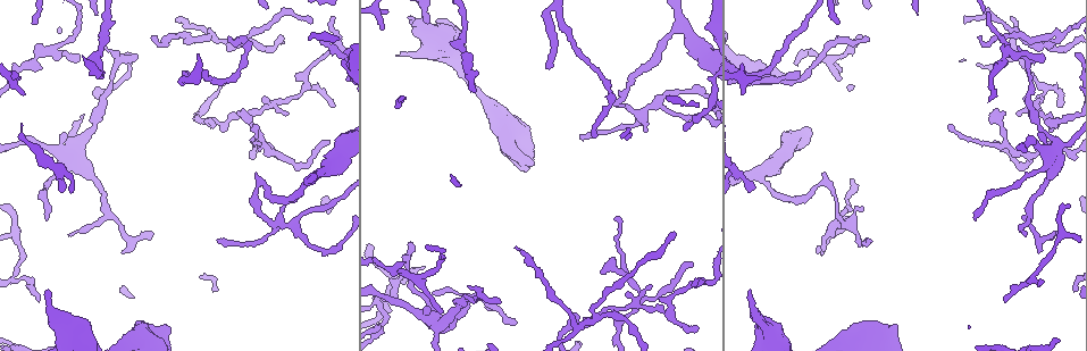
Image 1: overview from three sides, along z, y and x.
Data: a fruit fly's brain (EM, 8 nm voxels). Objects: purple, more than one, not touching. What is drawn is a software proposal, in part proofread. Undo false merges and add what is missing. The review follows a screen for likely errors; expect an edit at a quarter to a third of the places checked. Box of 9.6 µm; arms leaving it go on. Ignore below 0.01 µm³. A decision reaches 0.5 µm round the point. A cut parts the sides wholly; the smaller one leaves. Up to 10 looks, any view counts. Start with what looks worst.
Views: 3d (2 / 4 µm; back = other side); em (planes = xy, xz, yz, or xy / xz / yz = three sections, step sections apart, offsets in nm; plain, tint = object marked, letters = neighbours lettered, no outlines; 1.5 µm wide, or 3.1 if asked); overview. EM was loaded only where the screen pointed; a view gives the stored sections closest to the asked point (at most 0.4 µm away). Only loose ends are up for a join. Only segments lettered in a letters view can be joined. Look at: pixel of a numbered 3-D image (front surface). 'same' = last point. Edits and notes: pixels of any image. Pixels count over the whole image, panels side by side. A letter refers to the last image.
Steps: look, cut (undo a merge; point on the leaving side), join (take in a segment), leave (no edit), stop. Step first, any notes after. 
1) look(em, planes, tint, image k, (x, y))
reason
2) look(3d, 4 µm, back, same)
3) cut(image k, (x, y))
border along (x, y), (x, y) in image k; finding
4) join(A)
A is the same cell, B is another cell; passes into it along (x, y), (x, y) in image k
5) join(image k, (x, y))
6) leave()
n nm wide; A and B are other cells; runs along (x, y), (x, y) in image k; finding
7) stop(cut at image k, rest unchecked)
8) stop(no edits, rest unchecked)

look(3d, 2 µm, image 1, (286, 115))
tapers out

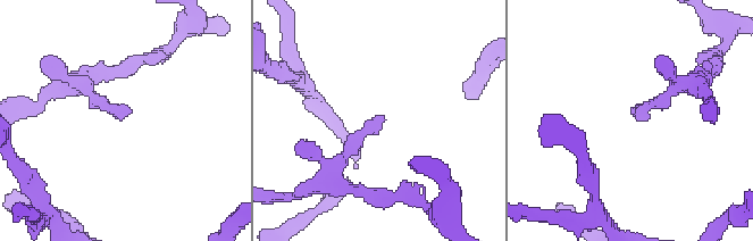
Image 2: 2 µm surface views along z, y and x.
look(em, planes, letters, image 2, (383, 118))

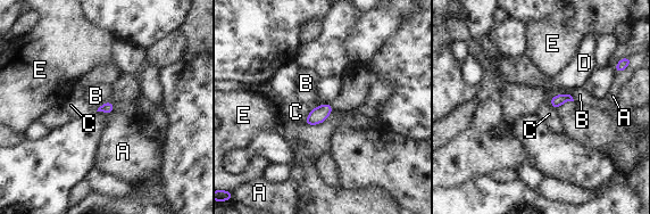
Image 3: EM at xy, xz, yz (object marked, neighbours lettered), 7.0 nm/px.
leave()
B touches over 180 nm; A, B, C, D and E are other cells; border along (113, 110), (109, 114) in image 3; no lettered segment goes on from it

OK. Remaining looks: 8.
look(3d, 4 µm, image 1, (411, 16))
an open end

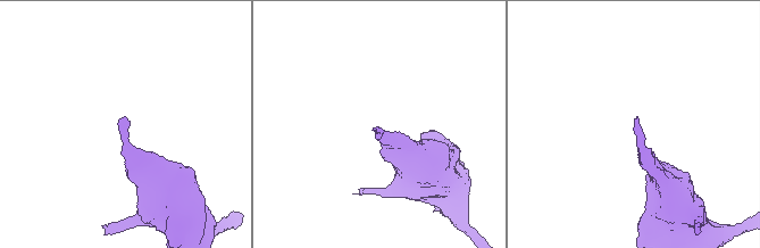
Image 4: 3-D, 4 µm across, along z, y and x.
look(em, planes, letters, image 4, (635, 118))

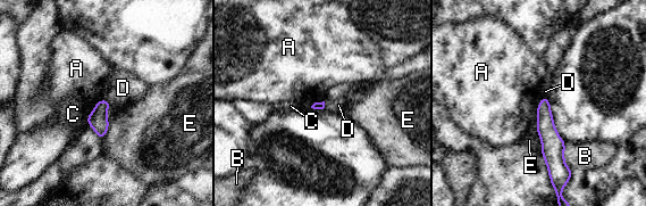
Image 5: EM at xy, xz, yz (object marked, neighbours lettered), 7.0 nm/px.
leave()
A touches over 190 nm; A, B, C, D and E are other cells; no lettered segment goes on from it

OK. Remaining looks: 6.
look(em, xz, step 8, letters, image 1, (468, 285))
branch stops here

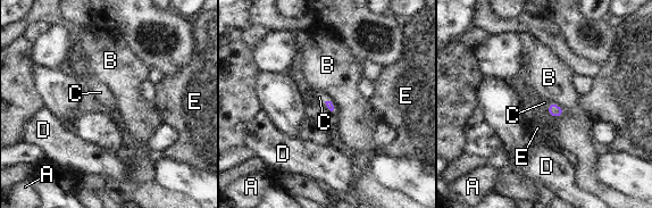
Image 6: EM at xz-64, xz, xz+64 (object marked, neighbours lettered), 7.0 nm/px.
join(C)
C is the same cell, A, B, D and E are other cells; passes into it along (553, 109), (550, 113), (544, 102) in image 6; the neuron continues

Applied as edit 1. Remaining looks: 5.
look(overview)
see it whole again

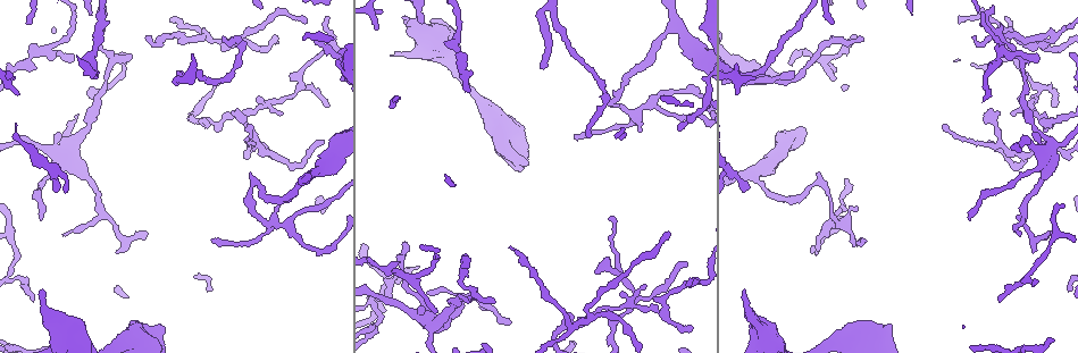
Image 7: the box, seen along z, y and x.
look(em, planes, letters, image 7, (541, 67))
thin end

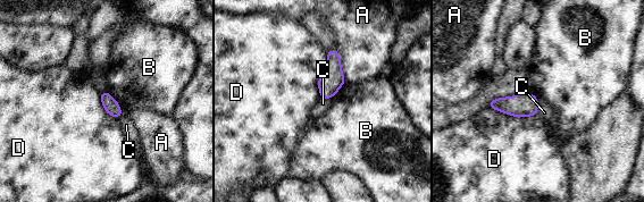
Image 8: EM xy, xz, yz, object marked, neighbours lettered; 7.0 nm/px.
leave()
A, B, C and D are other cells; border along (487, 107), (513, 116), (535, 115) in image 8; no lettered segment goes on from it

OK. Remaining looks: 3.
stop(join at image 6, rest unchecked)

